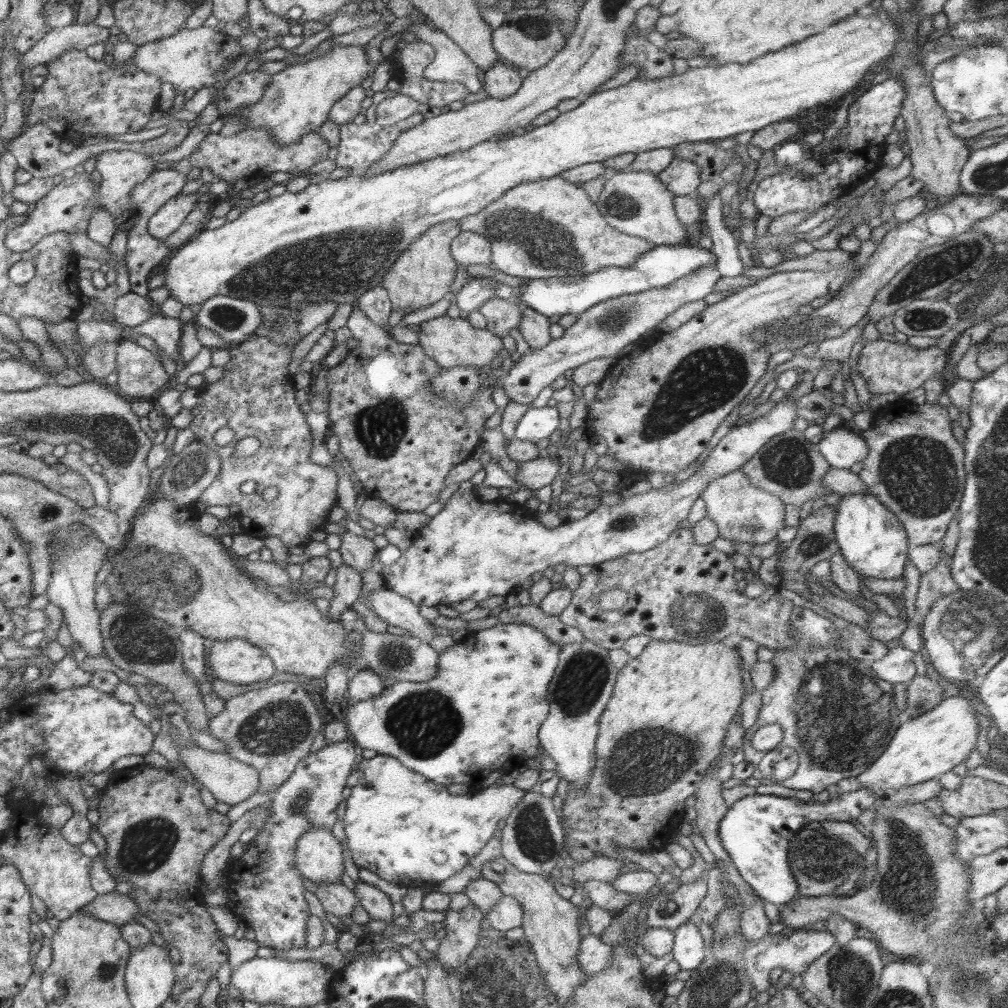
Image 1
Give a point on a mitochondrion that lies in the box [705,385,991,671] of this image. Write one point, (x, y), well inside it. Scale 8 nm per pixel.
(918, 473)

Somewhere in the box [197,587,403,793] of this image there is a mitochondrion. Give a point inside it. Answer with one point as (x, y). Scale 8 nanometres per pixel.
(276, 728)

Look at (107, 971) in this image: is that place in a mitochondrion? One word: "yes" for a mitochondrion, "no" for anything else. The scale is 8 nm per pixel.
yes

